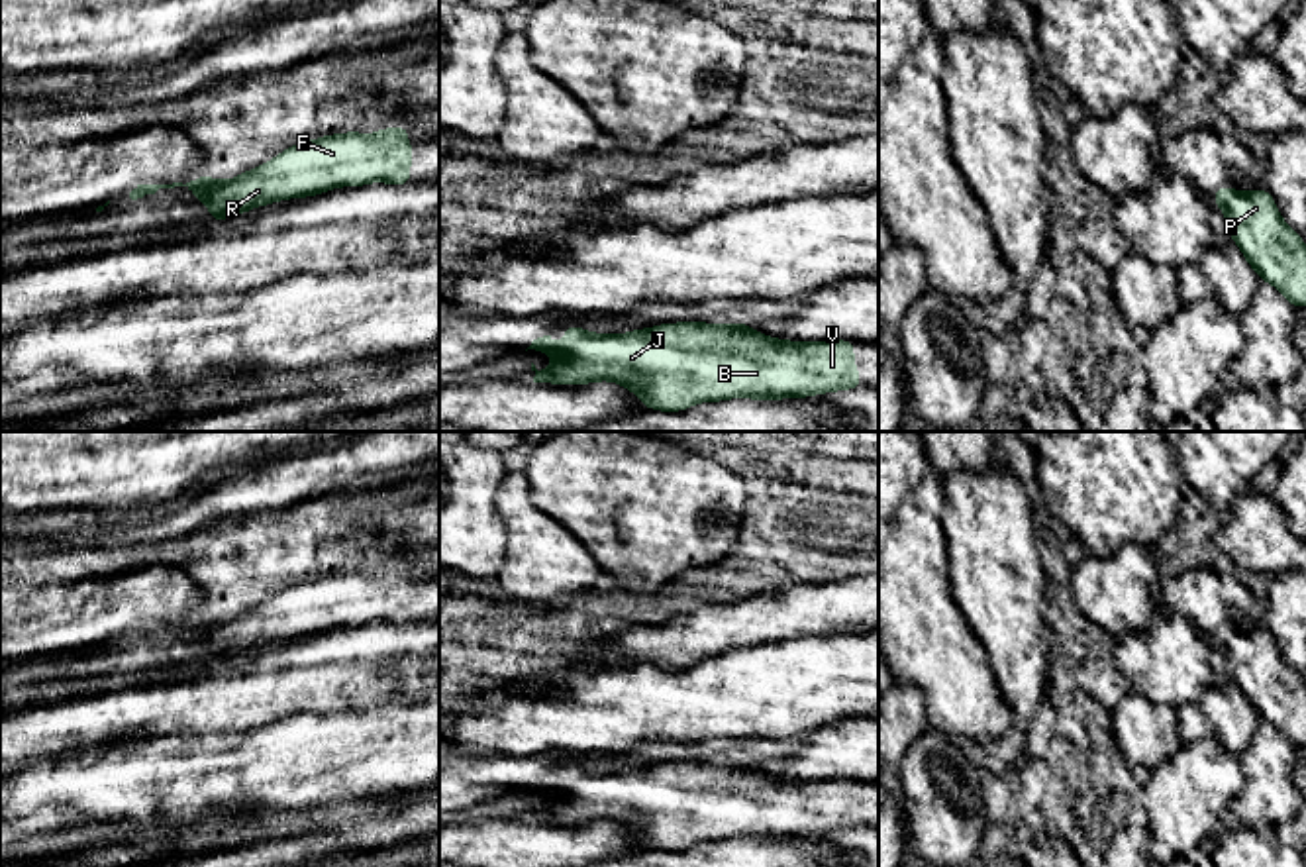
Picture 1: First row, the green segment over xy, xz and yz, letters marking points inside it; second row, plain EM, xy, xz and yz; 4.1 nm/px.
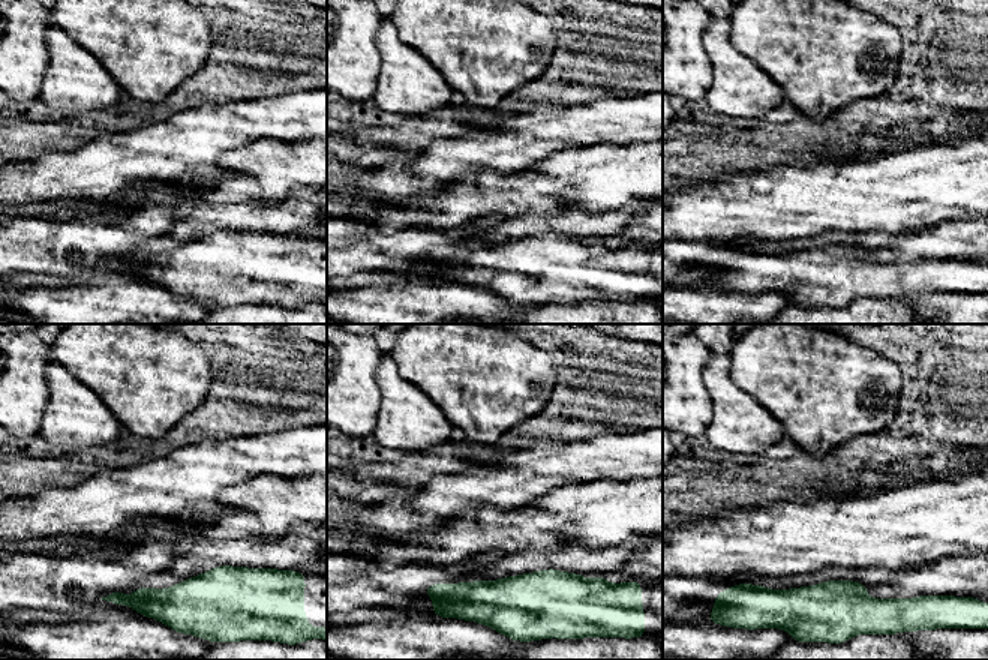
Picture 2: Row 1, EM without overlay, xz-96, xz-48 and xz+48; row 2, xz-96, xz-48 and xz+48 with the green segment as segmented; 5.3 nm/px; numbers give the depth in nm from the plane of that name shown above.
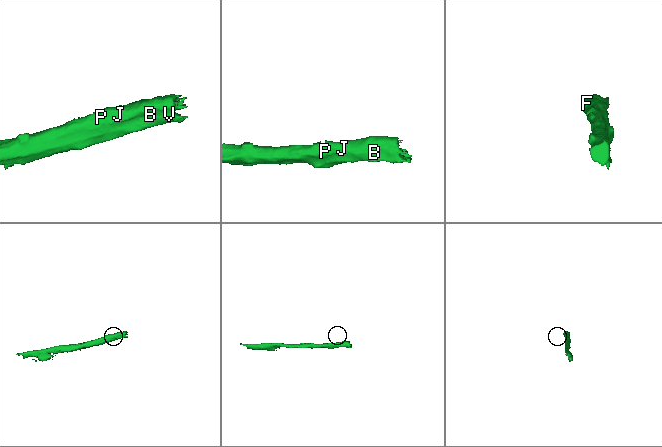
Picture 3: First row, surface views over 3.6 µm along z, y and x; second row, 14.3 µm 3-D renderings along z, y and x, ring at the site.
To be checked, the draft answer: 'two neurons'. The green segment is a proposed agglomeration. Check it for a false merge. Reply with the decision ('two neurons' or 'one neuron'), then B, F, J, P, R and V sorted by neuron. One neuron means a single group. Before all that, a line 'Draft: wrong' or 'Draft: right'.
Draft: wrong
one neuron; B F J P R V

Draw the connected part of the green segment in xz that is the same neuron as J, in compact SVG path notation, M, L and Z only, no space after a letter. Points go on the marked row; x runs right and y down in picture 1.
M745 322L659 324L618 335L567 324L561 347L543 335L527 349L557 359L543 371L531 363L533 382L612 381L661 412L728 398L806 398L865 386L855 369L855 341L775 339Z

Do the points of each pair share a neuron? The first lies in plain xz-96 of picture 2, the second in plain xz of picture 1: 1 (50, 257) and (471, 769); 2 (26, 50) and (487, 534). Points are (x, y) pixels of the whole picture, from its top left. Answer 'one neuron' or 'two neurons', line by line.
1: one neuron
2: one neuron

